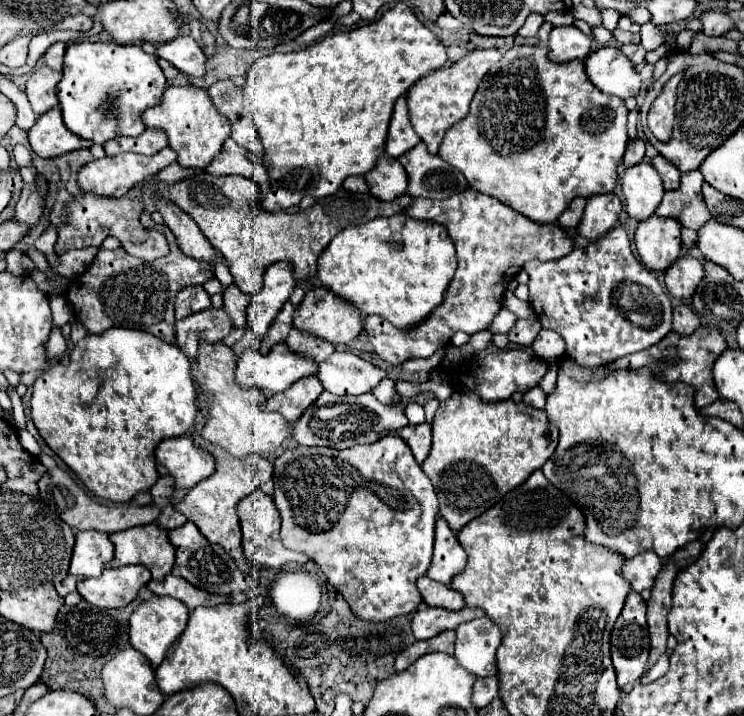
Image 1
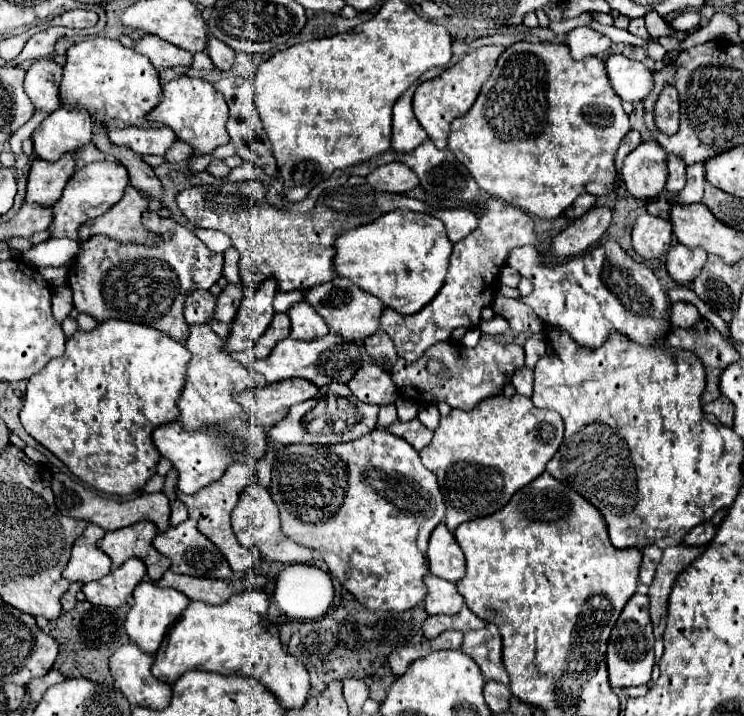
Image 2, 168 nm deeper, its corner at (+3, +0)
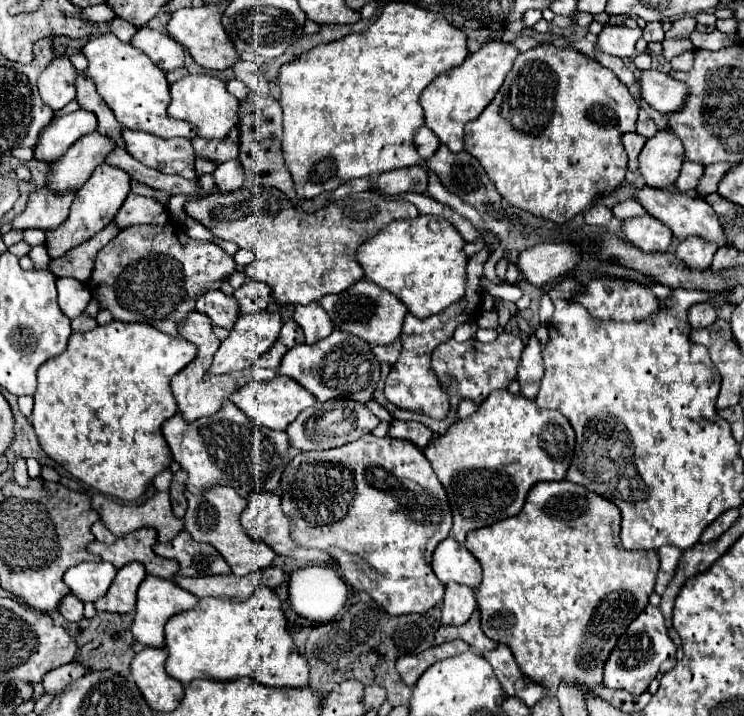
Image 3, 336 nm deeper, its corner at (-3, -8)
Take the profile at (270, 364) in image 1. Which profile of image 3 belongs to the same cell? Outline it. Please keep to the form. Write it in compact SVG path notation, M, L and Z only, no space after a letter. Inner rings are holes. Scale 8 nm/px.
M334 330L328 338L316 344L300 344L298 348L290 348L276 372L302 384L320 402L332 398L350 398L356 402L366 402L368 398L372 398L374 388L380 380L380 364L372 354L370 344L340 330Z

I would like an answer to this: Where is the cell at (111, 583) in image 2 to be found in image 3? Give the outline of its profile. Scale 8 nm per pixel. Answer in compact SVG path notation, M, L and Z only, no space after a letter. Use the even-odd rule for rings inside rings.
M130 562L118 570L110 590L94 602L98 612L116 612L126 614L132 612L136 606L136 592L140 582L146 578L146 570L138 562Z

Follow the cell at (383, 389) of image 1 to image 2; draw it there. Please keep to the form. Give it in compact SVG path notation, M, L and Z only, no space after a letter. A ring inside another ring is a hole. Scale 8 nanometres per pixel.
M382 406L378 412L378 426L376 428L386 428L388 424L392 424L396 420L398 420L398 416L396 416L394 406Z

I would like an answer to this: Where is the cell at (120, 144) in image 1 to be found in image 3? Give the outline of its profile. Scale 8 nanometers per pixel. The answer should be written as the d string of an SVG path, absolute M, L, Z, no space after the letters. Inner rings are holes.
M124 130L126 150L144 166L160 170L164 174L178 174L184 178L196 178L194 174L194 150L186 138L162 140L148 132Z

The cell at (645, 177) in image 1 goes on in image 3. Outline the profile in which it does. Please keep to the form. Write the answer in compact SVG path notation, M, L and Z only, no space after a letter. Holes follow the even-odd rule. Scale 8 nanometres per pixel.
M658 132L656 136L648 138L640 156L638 156L638 170L644 178L644 184L650 188L666 190L678 178L678 172L684 162L684 148L682 142L672 132Z

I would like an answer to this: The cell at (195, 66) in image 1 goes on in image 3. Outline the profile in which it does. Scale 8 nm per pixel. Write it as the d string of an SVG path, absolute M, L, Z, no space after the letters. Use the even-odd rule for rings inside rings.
M140 28L132 38L132 46L144 52L164 72L184 66L184 48L170 40L170 36L166 36L164 32Z

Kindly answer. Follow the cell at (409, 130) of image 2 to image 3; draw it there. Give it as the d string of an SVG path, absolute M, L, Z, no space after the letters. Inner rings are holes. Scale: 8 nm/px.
M420 126L414 132L414 146L422 158L430 158L436 152L436 148L440 146L440 140L434 136L434 132L430 128Z

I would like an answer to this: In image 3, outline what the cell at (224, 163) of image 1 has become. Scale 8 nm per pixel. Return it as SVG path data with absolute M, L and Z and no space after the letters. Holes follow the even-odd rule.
M228 160L224 164L218 164L212 176L222 192L234 192L244 184L244 170L238 160Z

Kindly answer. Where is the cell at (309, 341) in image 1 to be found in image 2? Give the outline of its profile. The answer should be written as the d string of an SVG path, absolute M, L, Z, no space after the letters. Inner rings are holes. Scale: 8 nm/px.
M306 300L296 302L288 310L288 316L292 320L290 336L294 340L314 340L314 338L320 338L328 332L324 318L320 314L316 314L316 310Z

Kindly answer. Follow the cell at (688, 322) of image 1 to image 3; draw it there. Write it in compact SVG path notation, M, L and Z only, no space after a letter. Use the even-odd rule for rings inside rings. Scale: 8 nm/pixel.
M700 302L694 304L688 310L688 322L692 326L692 330L700 330L700 328L708 328L712 322L716 320L716 310L710 302Z

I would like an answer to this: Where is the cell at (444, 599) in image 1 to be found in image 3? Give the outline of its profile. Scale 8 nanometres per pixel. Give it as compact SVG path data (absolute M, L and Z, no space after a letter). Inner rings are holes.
M456 582L446 584L446 592L442 600L442 624L460 626L470 618L474 610L476 610L476 598L472 588Z

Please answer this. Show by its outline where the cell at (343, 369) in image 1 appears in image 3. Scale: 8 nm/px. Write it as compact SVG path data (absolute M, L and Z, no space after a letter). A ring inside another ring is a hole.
M372 398L372 400L368 400L368 402L366 402L366 406L368 406L368 408L370 408L370 412L374 412L374 416L378 416L382 422L392 422L392 420L394 420L394 416L392 416L384 406L380 406L374 398Z

